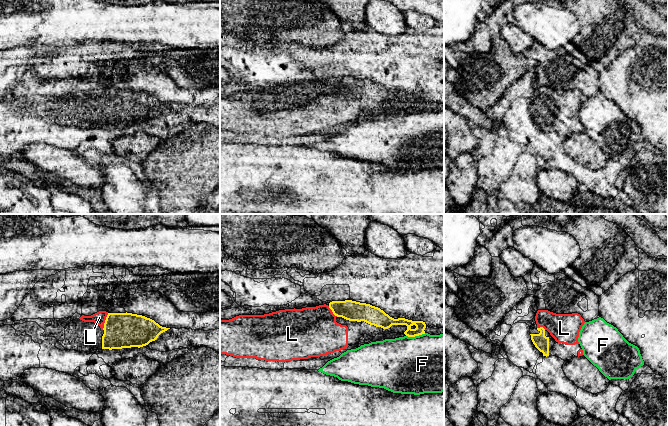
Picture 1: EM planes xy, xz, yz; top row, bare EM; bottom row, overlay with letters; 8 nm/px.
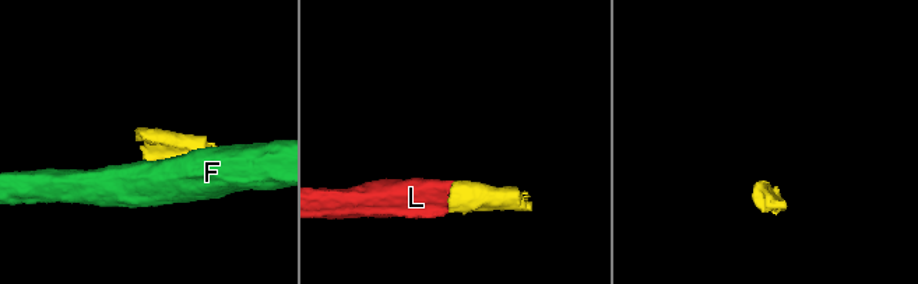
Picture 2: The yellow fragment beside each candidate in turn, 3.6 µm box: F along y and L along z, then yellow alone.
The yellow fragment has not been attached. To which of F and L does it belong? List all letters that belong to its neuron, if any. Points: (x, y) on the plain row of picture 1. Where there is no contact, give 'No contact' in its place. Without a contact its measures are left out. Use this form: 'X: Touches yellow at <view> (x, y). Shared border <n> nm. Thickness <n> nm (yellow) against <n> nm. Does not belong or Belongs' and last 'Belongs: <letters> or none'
F: Touches yellow at xz (415, 111). Shared border 160 nm. Thickness 90 nm (yellow) against 460 nm. Does not belong
L: Touches yellow at xy (105, 97). Shared border 140 nm. Thickness 280 nm (yellow) against 90 nm. Belongs
Belongs: L

